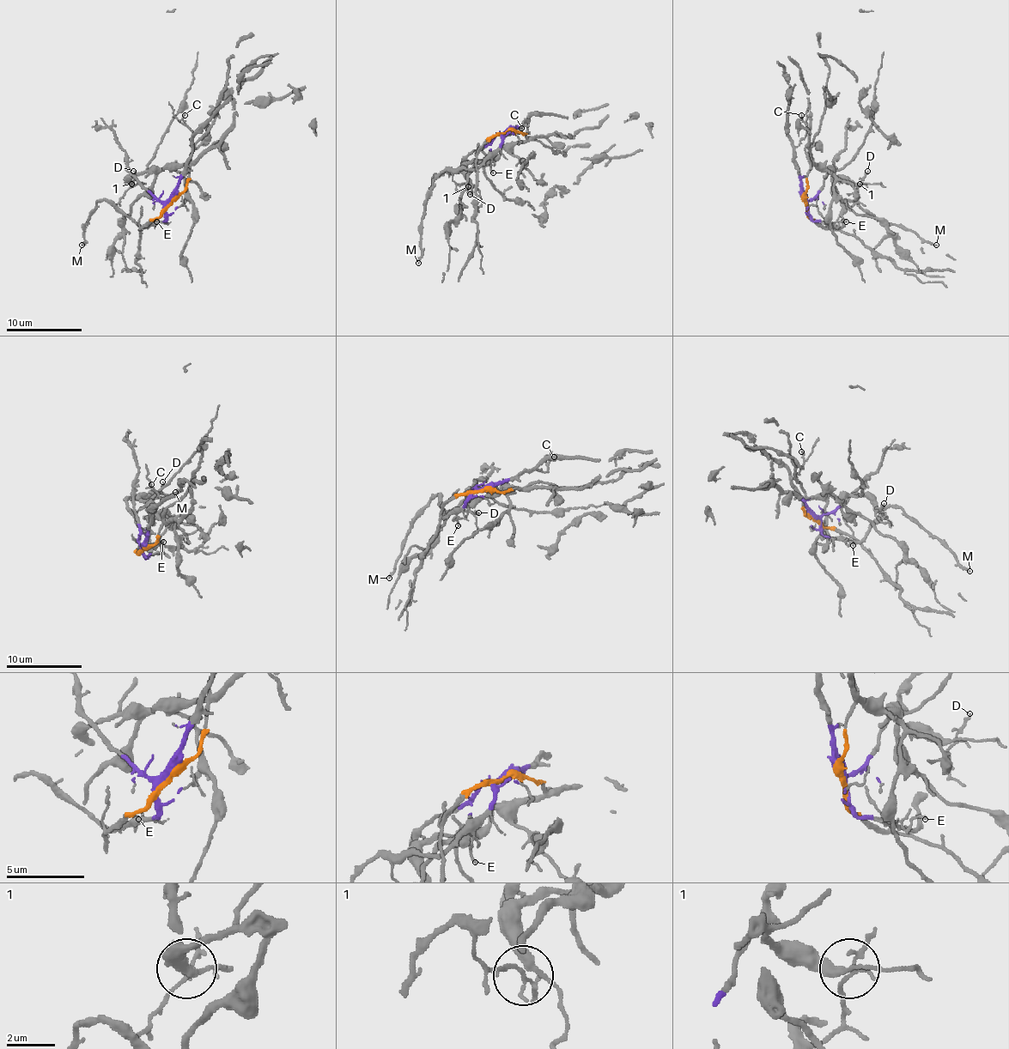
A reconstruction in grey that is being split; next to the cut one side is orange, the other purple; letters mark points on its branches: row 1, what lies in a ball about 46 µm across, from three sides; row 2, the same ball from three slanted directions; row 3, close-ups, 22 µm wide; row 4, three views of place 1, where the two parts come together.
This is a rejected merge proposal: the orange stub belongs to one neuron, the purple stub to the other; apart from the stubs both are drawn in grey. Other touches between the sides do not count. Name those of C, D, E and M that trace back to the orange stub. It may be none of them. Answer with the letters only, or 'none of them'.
none of them

